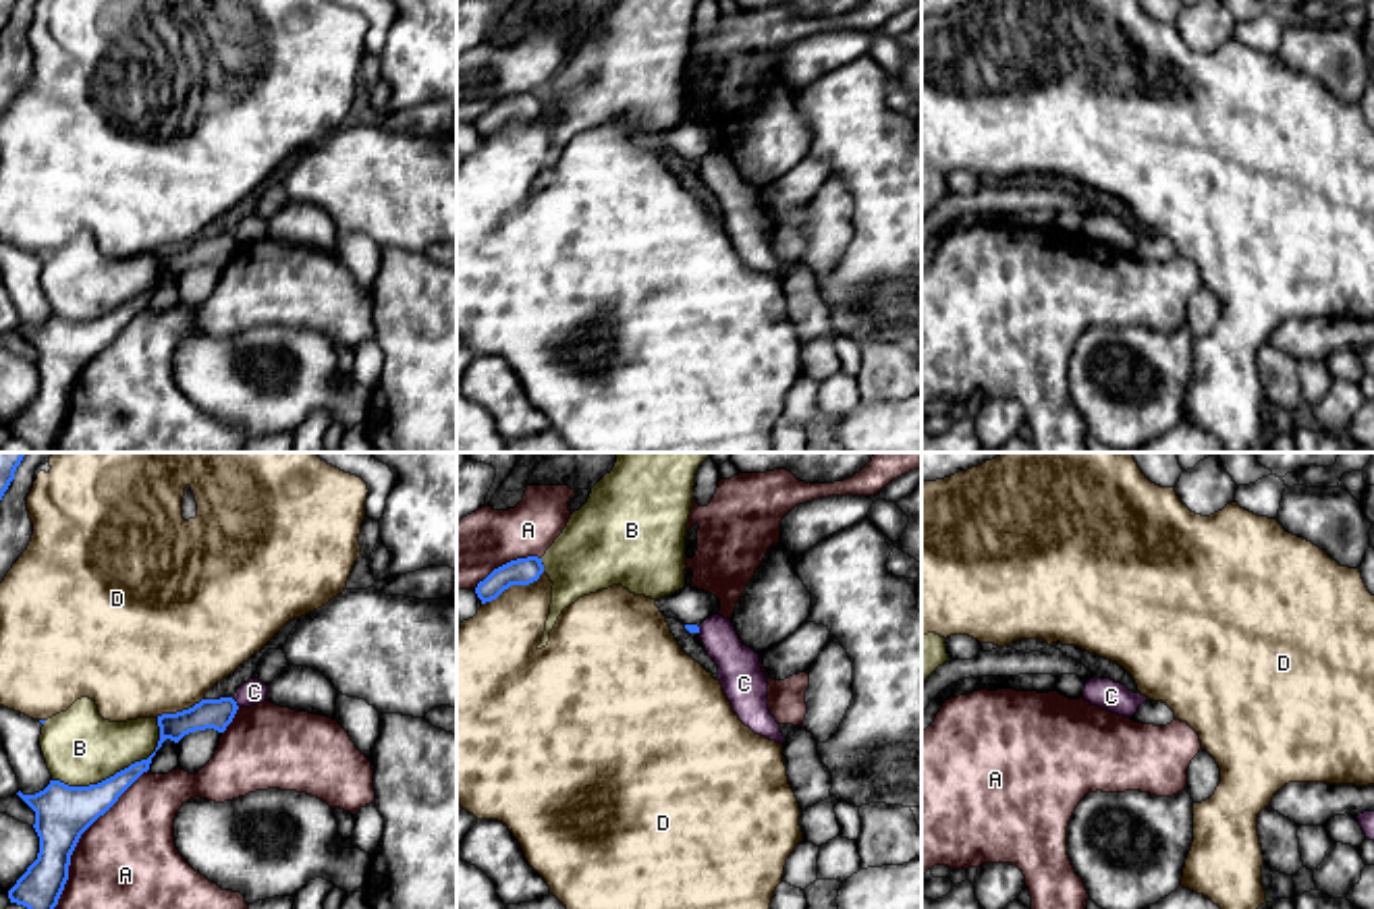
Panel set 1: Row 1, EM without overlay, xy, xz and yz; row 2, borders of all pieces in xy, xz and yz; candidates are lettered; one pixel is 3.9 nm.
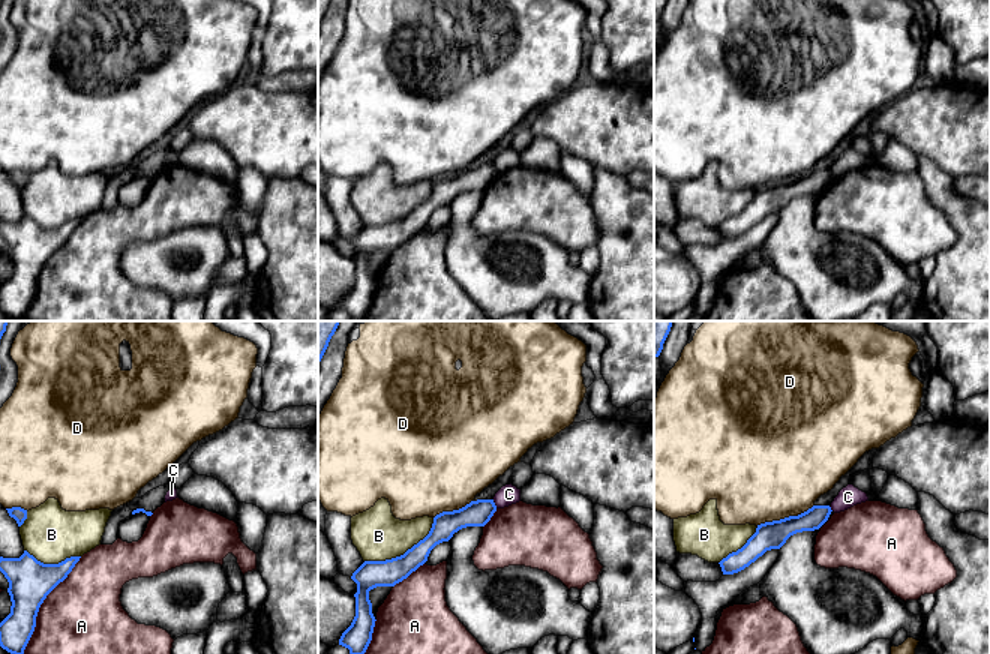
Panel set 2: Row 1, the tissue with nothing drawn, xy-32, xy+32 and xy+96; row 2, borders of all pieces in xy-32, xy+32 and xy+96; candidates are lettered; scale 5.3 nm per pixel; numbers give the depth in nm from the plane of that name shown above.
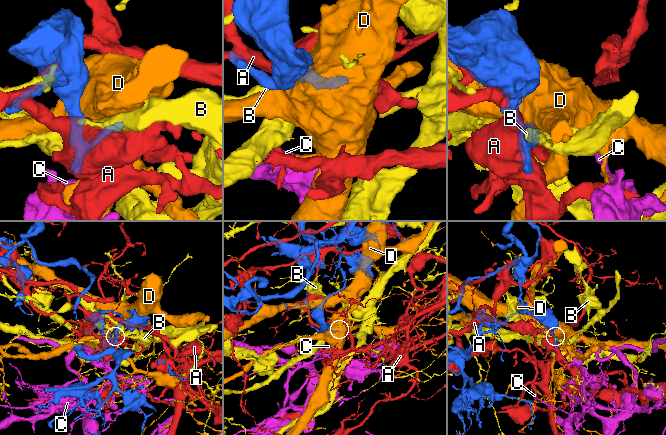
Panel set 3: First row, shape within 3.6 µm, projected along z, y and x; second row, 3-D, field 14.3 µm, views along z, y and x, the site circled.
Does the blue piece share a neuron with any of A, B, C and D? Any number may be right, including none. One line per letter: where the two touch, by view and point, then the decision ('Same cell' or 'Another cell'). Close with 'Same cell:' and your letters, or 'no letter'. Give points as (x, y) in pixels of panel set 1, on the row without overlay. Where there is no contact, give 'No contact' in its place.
A: Touches blue at xy (77, 376). Another cell
B: Touches blue at xy (121, 306). Another cell
C: Touches blue at xy (235, 239). Another cell
D: Touches blue at xz (513, 119). Another cell
Same cell: no letter

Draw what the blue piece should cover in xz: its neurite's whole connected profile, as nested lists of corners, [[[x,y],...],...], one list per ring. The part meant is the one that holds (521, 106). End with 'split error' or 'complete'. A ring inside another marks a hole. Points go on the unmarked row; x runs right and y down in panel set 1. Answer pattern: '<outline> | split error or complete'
[[[527,91],[511,95],[494,104],[484,116],[477,118],[475,129],[482,139],[496,135],[511,120],[529,120],[544,108],[542,93]]] | complete

